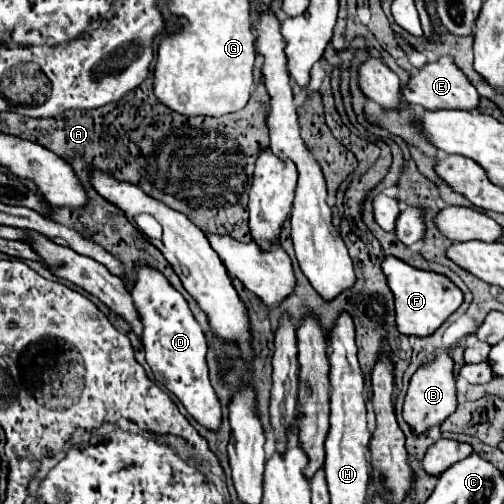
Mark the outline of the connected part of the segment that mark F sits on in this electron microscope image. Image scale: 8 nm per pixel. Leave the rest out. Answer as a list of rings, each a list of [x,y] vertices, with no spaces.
[[[385,257],[381,263],[381,269],[387,277],[387,285],[395,297],[395,315],[397,315],[397,329],[401,335],[415,335],[415,337],[427,337],[433,335],[443,321],[457,311],[457,307],[463,303],[463,293],[459,287],[455,287],[445,275],[419,271],[407,263],[403,263],[397,257]]]

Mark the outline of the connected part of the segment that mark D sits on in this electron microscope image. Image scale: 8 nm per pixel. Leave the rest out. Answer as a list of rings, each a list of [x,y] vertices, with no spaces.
[[[151,267],[139,269],[139,279],[131,291],[131,297],[143,319],[143,347],[155,379],[183,403],[187,413],[199,425],[207,427],[209,431],[219,431],[221,403],[207,375],[207,343],[199,323],[189,311],[187,301],[175,287],[169,285],[169,281],[157,269]]]

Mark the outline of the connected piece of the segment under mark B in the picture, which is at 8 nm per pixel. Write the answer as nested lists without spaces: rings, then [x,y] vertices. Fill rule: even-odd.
[[[445,353],[427,365],[419,367],[417,373],[411,377],[409,391],[405,397],[405,407],[403,407],[403,419],[411,427],[415,435],[423,435],[433,427],[439,427],[457,407],[457,389],[455,389],[455,379],[453,379],[453,361]]]

